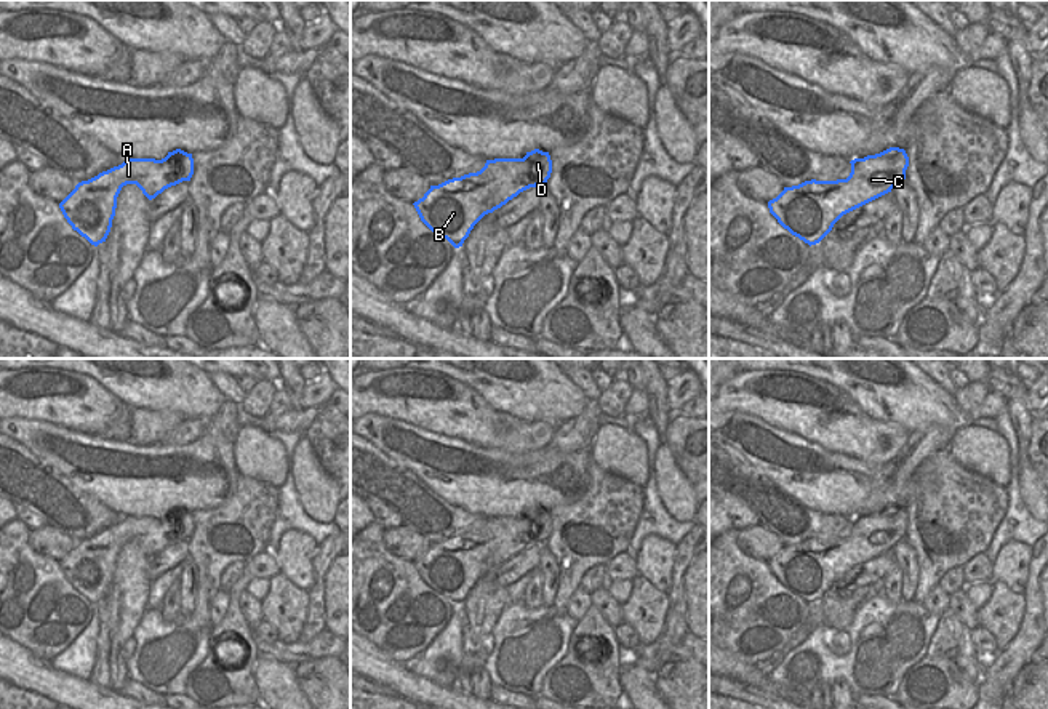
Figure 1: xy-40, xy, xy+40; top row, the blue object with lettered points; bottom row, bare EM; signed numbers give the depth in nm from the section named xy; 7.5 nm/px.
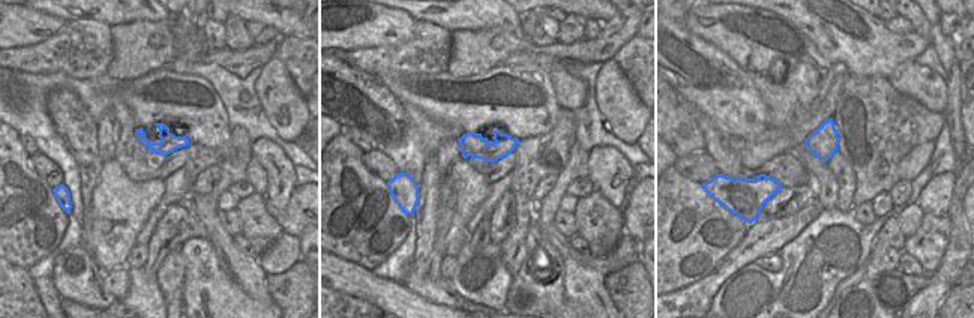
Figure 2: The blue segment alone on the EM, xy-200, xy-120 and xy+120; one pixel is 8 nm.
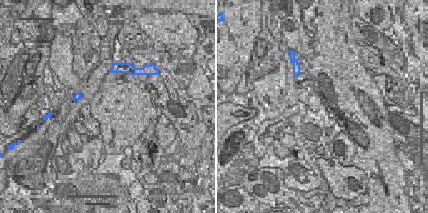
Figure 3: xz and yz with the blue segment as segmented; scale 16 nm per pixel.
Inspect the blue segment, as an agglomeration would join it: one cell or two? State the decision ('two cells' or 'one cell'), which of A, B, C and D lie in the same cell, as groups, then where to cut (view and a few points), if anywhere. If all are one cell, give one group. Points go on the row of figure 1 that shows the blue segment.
one cell; groups A B C D; cut none

